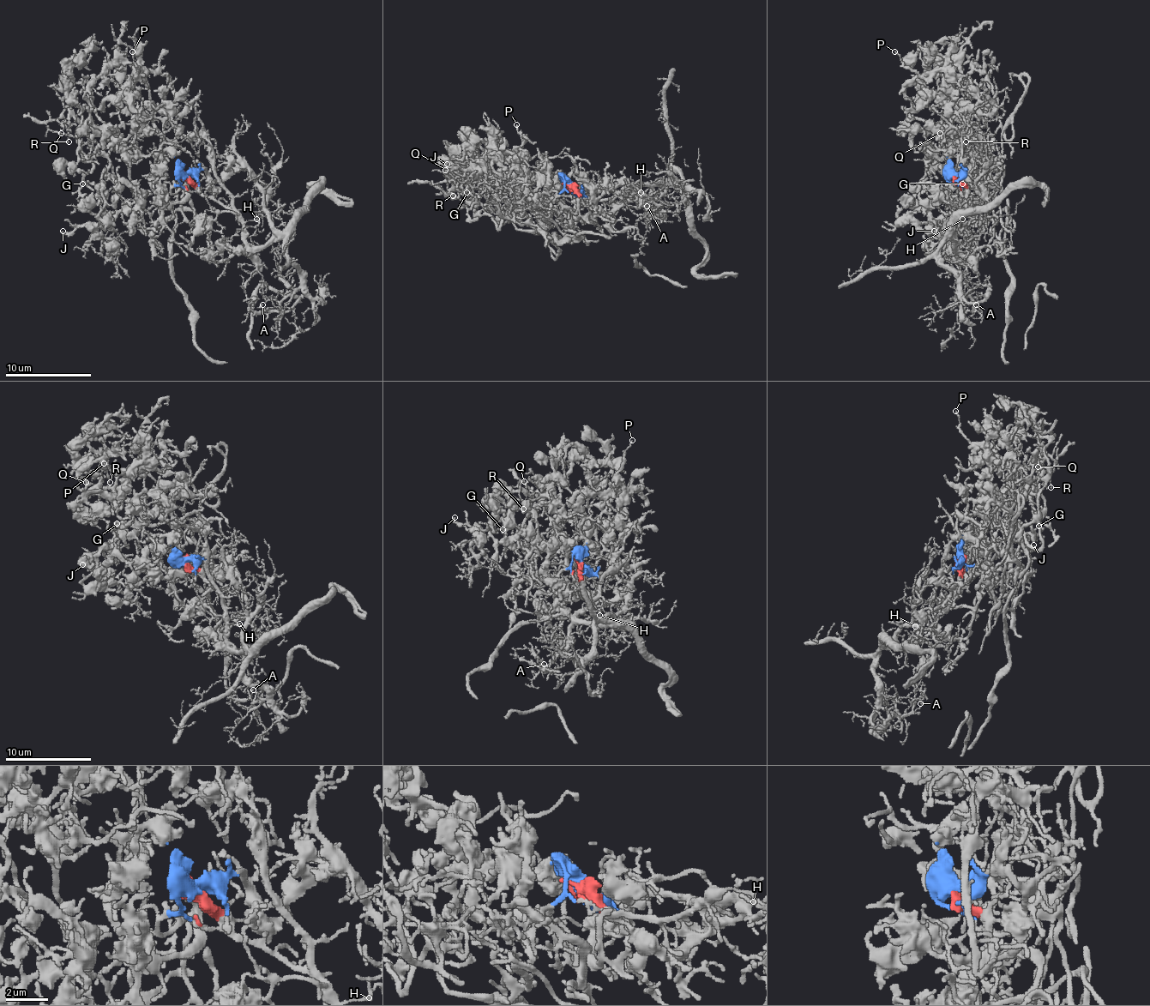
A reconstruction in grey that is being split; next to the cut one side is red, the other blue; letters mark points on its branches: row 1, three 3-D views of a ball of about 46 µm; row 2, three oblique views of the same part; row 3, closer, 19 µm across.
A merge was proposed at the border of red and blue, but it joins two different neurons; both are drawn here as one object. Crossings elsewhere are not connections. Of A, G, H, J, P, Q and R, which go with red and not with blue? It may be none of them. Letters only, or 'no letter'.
A, H

